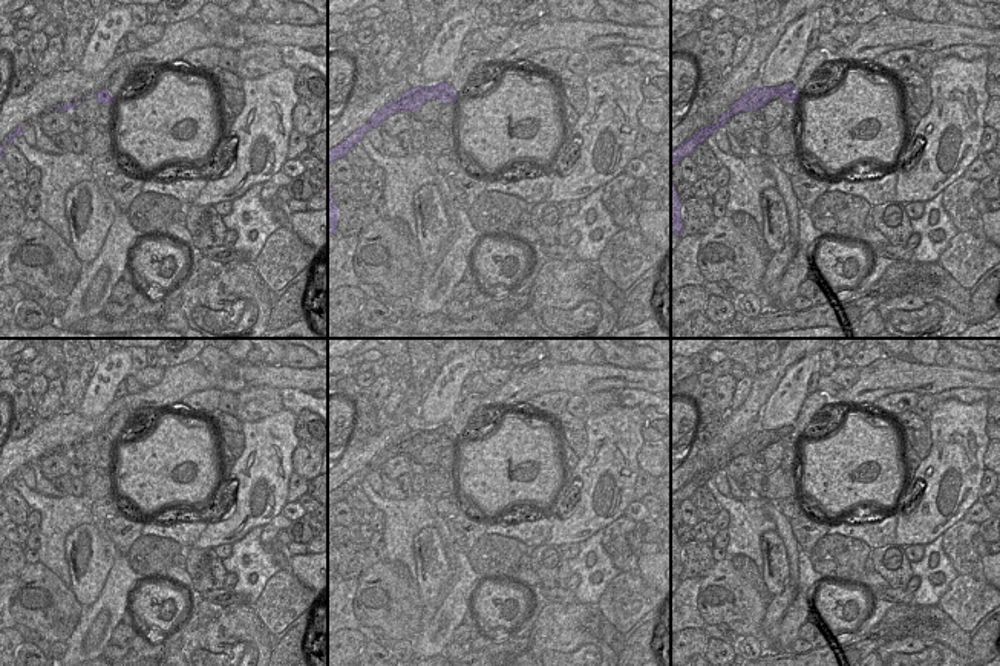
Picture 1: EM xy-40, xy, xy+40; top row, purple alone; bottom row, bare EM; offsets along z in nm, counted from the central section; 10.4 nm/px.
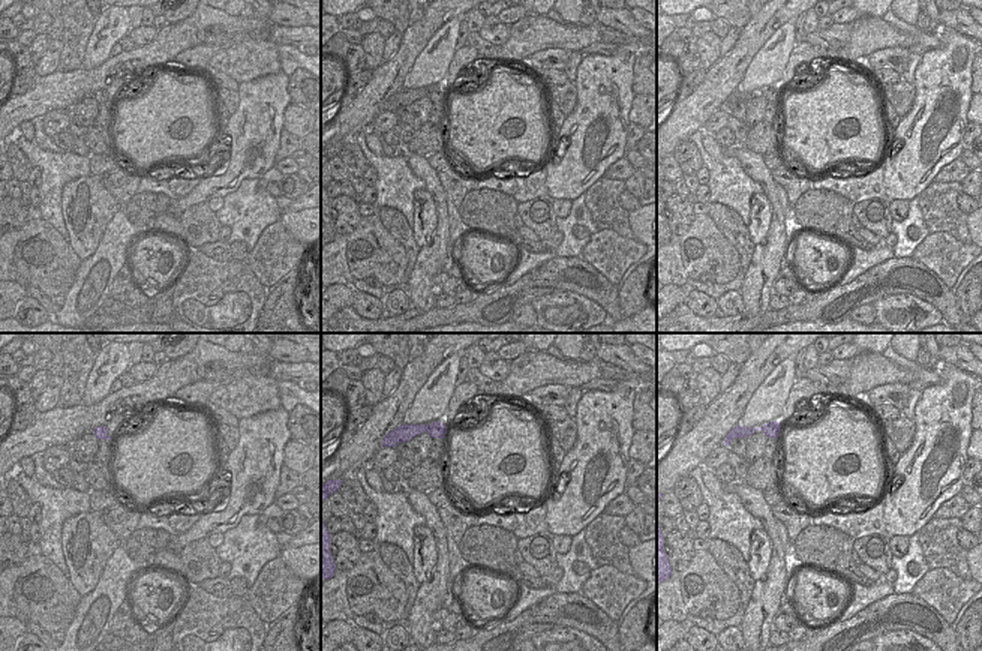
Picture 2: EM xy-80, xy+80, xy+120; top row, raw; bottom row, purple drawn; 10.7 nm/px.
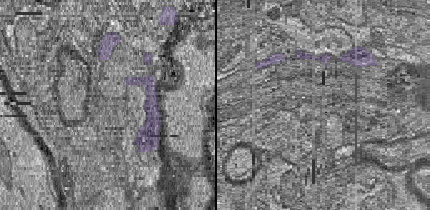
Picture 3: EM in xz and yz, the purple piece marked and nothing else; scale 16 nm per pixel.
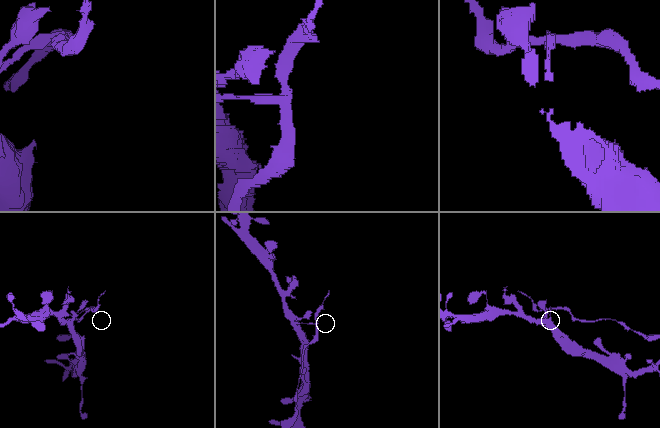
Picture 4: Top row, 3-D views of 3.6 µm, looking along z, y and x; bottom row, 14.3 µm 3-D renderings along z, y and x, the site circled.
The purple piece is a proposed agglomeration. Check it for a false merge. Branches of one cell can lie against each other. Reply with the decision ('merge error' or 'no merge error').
merge error

